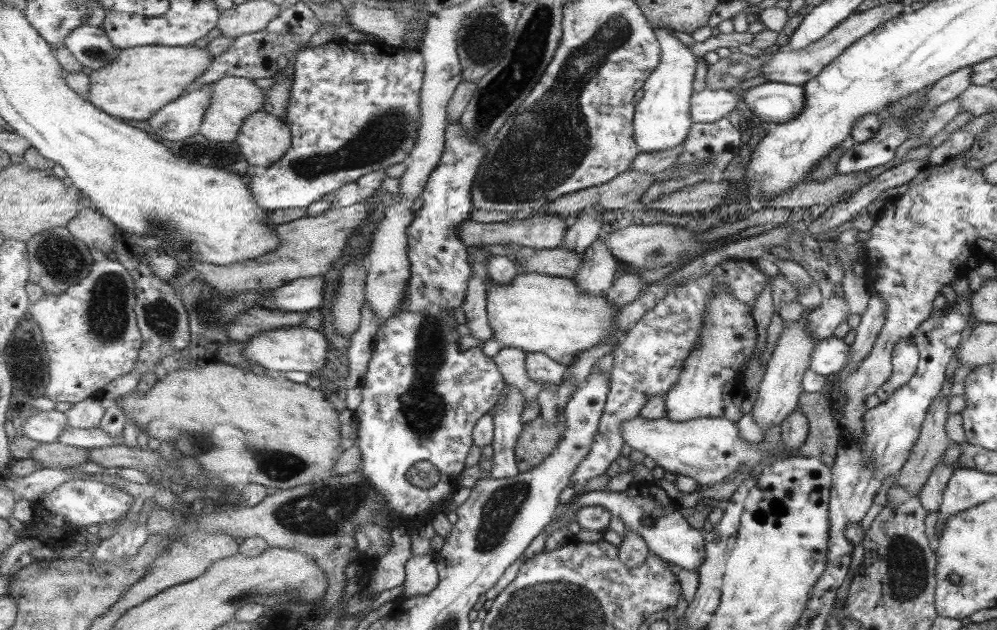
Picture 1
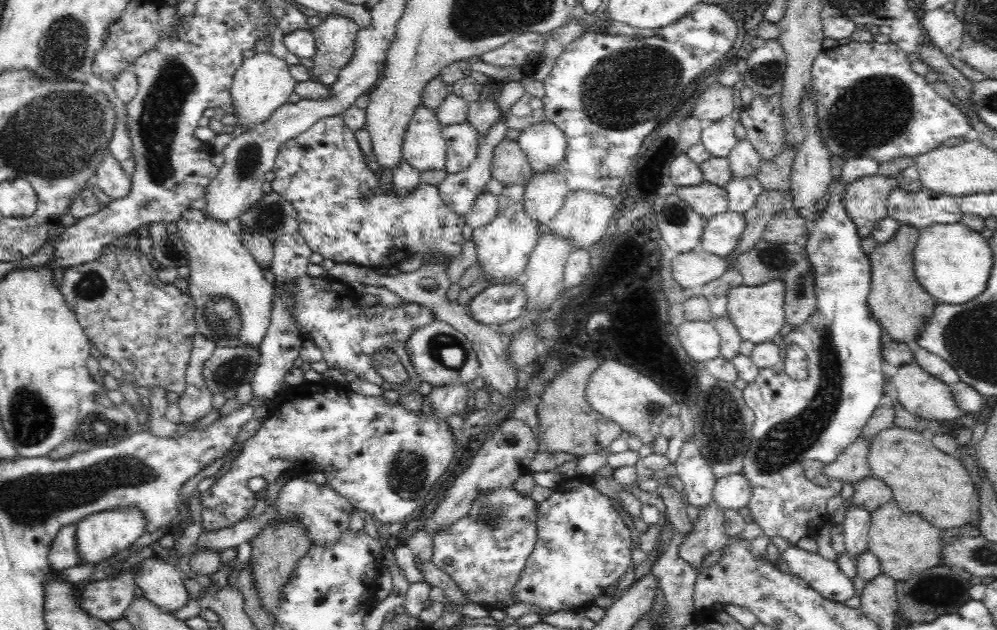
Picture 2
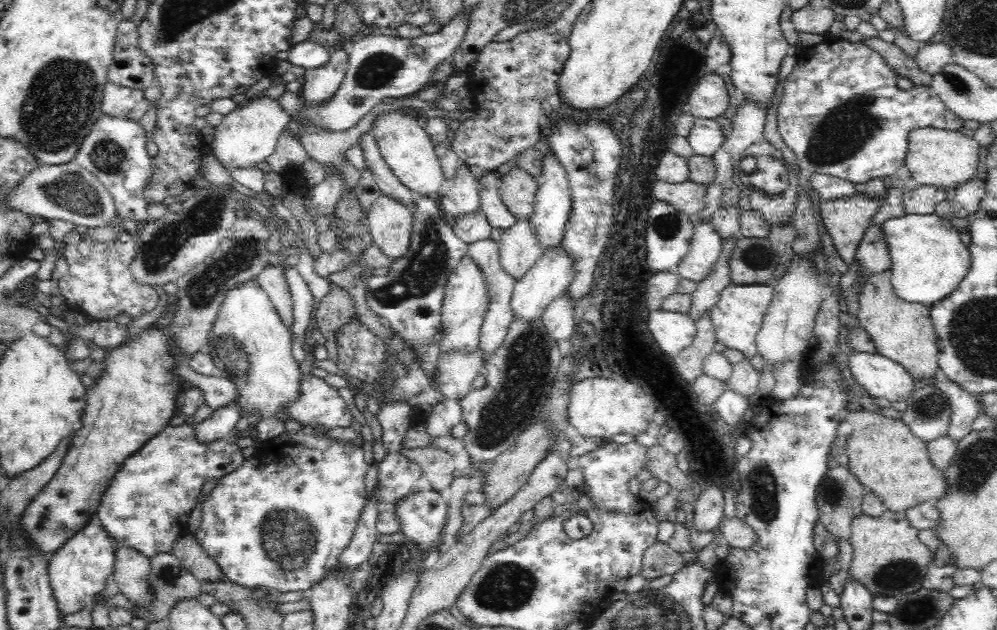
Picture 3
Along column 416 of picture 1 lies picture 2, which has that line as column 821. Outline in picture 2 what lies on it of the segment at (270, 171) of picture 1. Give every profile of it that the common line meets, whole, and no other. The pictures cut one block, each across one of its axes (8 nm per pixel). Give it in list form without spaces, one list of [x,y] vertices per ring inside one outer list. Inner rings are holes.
[[[891,40],[888,43],[872,42],[850,42],[845,45],[838,45],[834,48],[823,49],[822,52],[814,59],[811,68],[811,84],[812,84],[812,102],[815,108],[815,130],[820,138],[820,144],[824,150],[828,150],[828,154],[841,156],[844,160],[861,156],[874,158],[878,164],[888,163],[898,158],[915,158],[918,155],[930,152],[930,150],[942,145],[948,138],[962,138],[968,134],[972,128],[971,121],[966,119],[964,113],[956,107],[951,101],[943,98],[936,93],[932,83],[928,83],[920,74],[912,69],[907,53],[894,44]]]

